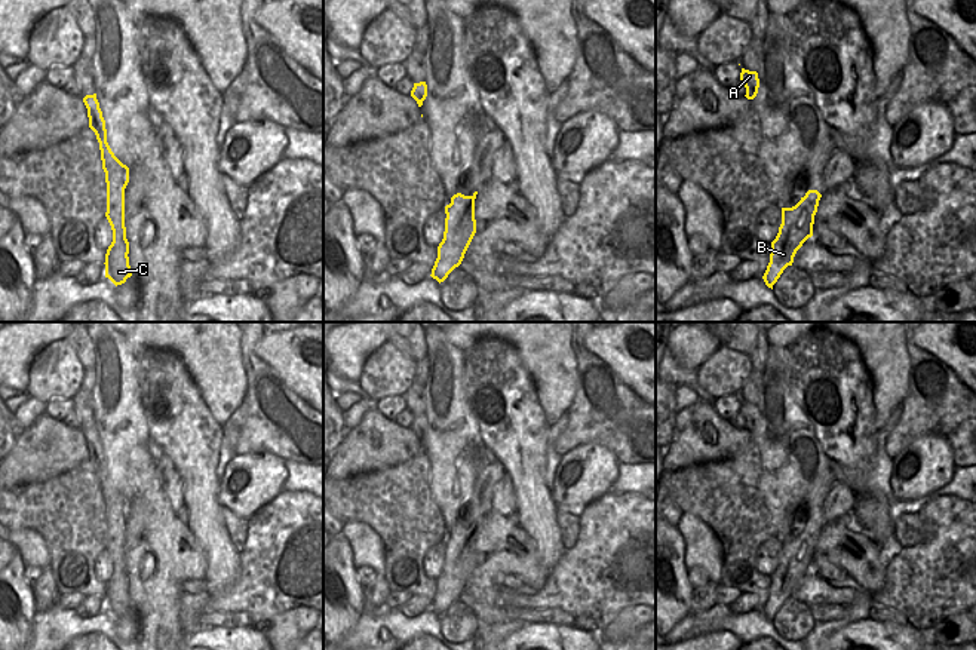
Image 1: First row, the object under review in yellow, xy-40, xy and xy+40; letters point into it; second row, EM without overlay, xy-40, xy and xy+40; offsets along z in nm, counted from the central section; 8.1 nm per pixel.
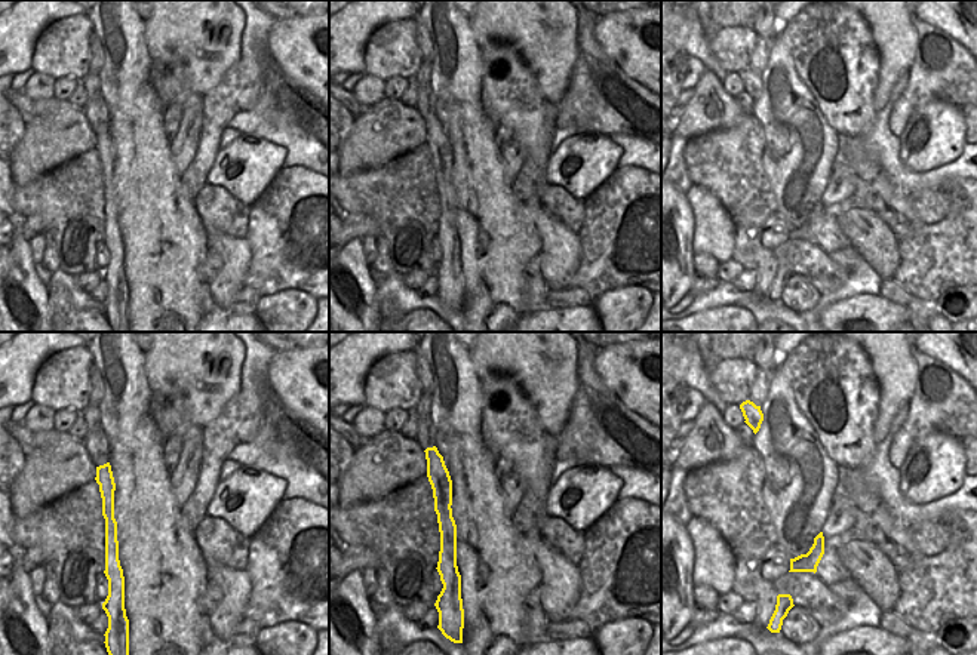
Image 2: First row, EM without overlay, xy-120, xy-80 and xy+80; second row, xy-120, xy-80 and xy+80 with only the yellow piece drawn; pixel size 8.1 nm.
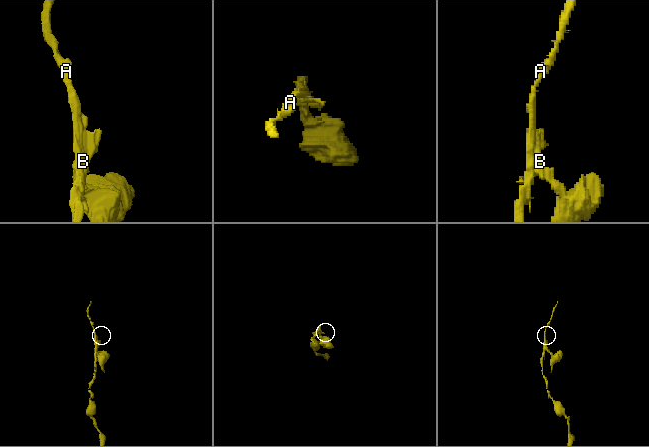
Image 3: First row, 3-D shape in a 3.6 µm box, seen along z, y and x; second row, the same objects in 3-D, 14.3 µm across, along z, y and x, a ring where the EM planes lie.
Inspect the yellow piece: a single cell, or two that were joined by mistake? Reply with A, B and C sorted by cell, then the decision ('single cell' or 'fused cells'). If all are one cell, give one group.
A C / B | fused cells

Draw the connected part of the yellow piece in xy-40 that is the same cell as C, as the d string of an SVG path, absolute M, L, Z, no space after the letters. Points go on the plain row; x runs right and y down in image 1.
M96 426L86 427L83 435L88 441L89 460L95 464L99 475L102 502L107 515L107 545L105 549L113 562L113 574L108 579L108 597L105 610L116 619L132 608L129 589L125 582L125 521L129 515L129 500L123 497L111 484L107 475L107 462Z

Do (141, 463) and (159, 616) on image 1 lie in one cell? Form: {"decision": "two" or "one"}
{"decision": "one"}

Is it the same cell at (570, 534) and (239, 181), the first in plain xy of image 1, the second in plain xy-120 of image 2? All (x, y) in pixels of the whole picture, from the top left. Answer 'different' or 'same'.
different

